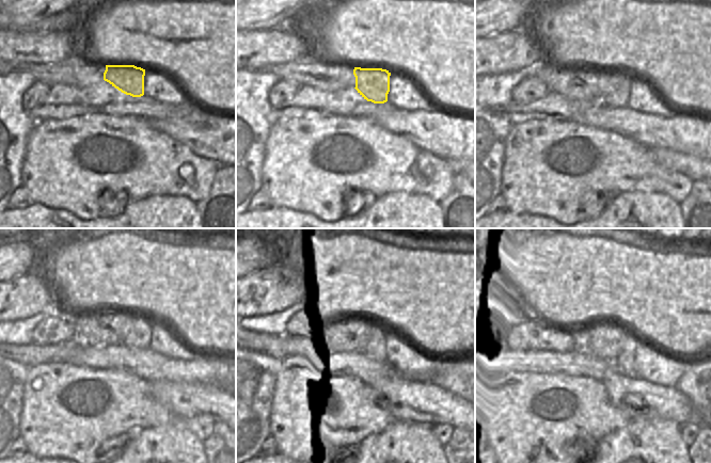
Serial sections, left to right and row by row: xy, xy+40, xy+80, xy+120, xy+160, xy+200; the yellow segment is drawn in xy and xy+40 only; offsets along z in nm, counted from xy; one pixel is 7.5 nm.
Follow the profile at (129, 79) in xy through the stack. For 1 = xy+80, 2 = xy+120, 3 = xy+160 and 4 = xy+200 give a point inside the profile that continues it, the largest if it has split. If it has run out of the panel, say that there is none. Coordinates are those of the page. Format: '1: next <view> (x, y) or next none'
1: next xy+80 (614, 88)
2: next xy+120 (136, 331)
3: next xy+160 (375, 349)
4: next xy+200 (623, 364)

